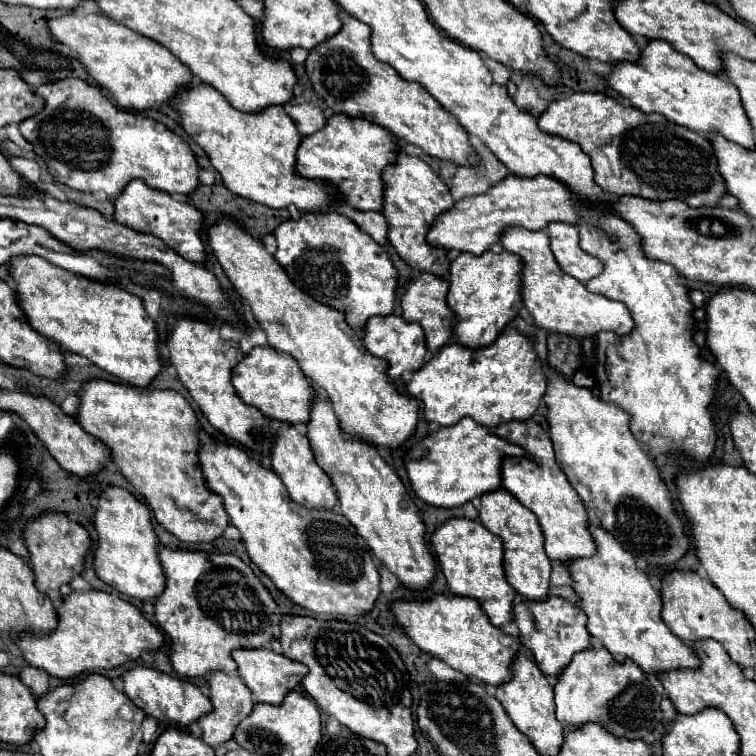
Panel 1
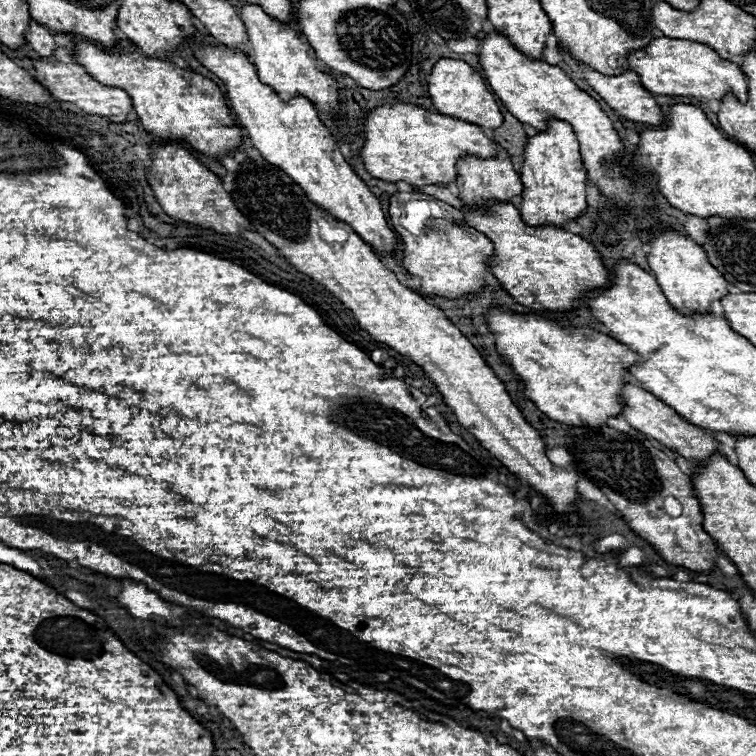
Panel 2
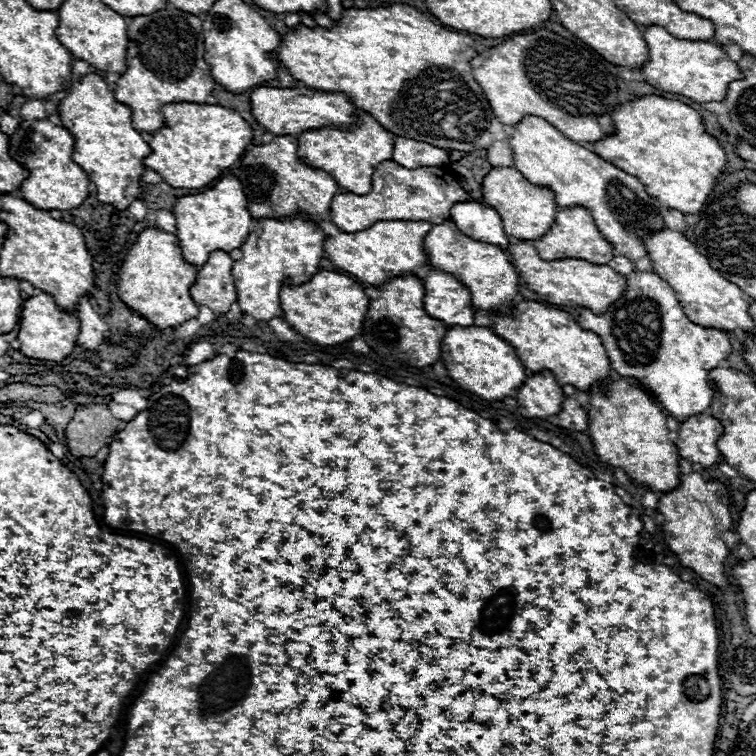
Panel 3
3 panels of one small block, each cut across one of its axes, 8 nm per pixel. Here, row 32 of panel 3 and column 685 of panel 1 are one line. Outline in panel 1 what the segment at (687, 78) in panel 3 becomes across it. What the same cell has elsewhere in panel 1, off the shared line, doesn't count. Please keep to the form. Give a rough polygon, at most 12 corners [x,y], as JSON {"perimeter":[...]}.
{"perimeter":[[592,524],[568,566],[590,634],[646,674],[700,668],[634,556]]}

